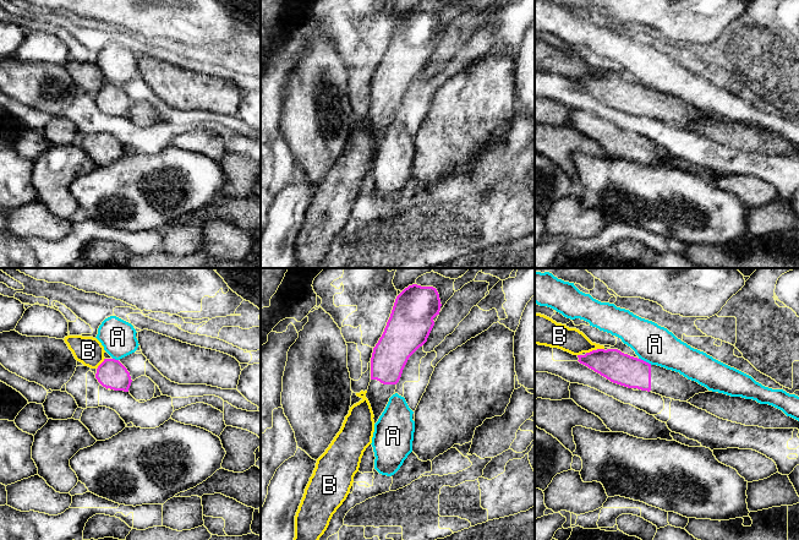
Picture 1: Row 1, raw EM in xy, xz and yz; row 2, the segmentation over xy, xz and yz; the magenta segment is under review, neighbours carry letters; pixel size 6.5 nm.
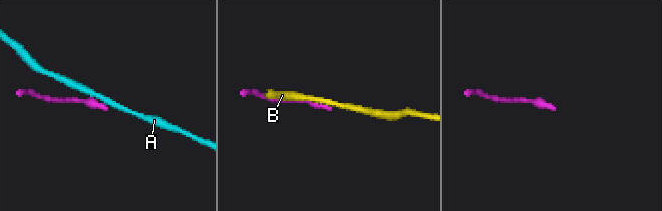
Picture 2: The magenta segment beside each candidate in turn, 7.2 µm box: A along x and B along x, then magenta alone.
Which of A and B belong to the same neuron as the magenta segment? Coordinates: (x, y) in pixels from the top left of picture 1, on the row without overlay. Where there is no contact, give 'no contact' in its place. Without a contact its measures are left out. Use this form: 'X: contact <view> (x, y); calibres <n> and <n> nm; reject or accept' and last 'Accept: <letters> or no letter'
A: contact yz (645, 87); calibres 200 and 260 nm; reject
B: contact yz (590, 77); calibres 200 and 160 nm; reject
Accept: no letter

